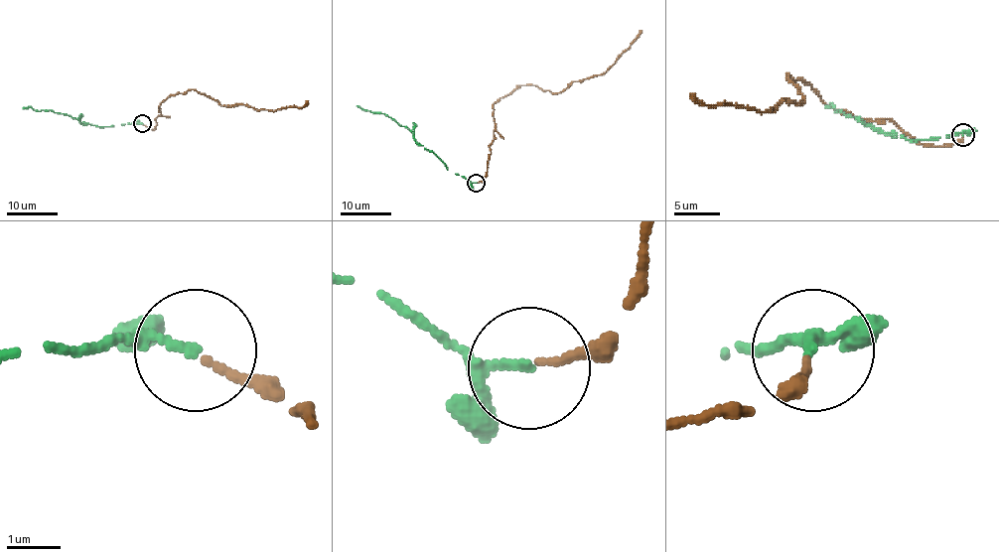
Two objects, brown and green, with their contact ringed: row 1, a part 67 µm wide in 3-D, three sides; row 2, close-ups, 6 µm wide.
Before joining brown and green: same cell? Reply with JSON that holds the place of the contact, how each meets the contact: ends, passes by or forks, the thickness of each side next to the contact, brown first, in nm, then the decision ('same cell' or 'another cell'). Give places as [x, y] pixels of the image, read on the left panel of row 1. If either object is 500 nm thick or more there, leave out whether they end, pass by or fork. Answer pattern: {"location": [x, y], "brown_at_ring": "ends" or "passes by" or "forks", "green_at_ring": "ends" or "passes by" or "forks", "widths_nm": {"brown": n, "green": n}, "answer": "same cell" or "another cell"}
{"location": [142, 123], "brown_at_ring": "ends", "green_at_ring": "passes by", "widths_nm": {"brown": 140, "green": 110}, "answer": "same cell"}

